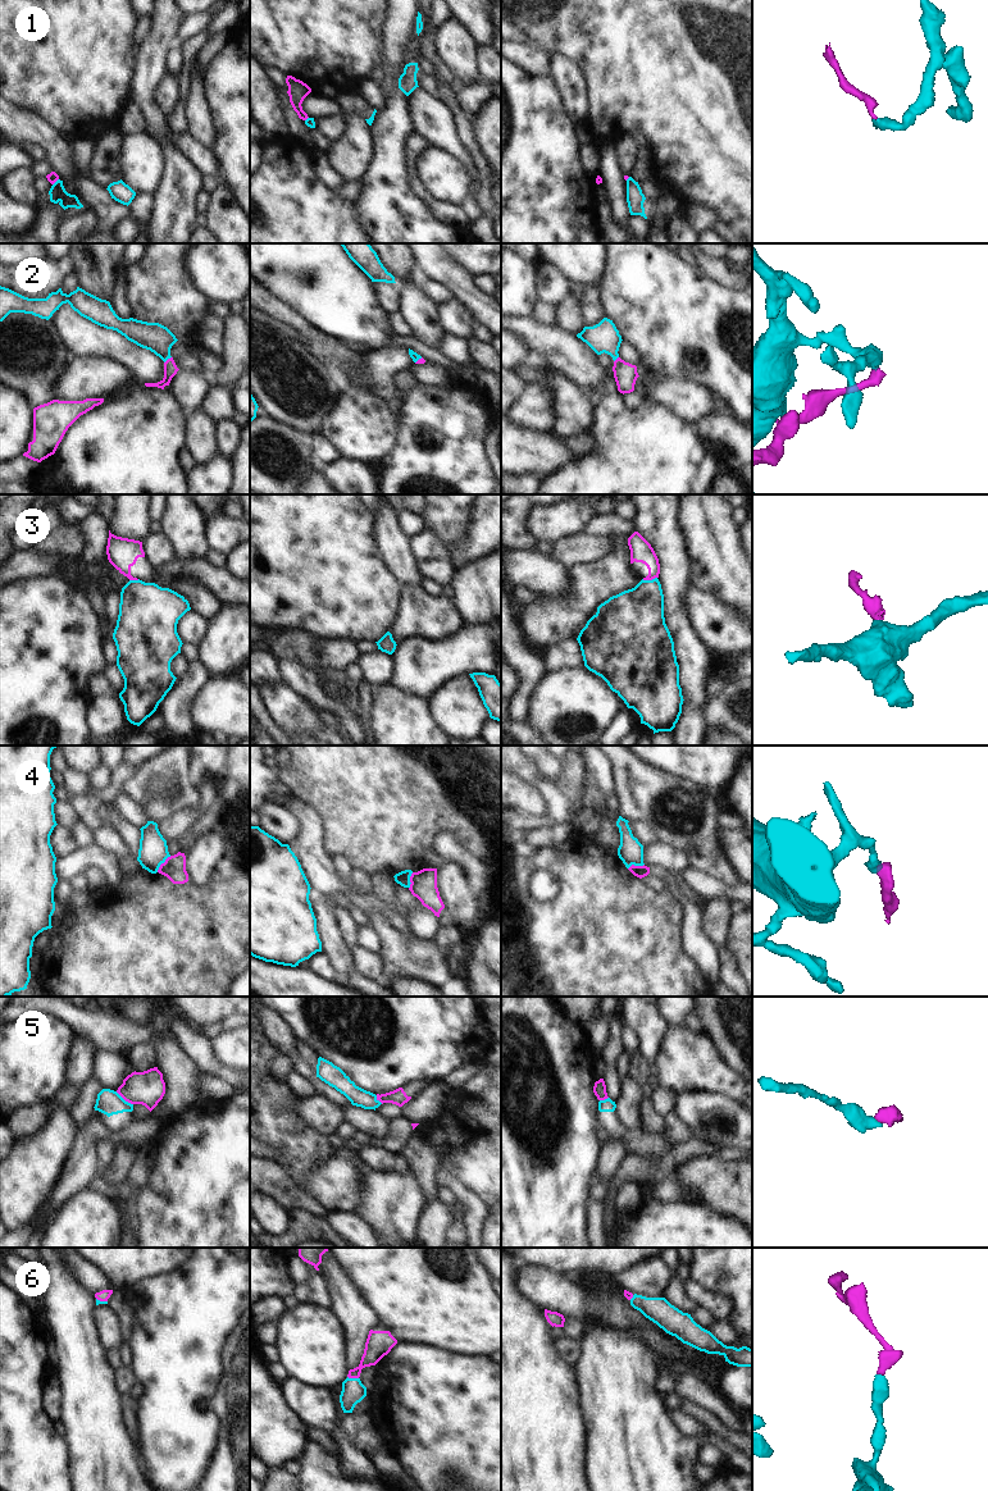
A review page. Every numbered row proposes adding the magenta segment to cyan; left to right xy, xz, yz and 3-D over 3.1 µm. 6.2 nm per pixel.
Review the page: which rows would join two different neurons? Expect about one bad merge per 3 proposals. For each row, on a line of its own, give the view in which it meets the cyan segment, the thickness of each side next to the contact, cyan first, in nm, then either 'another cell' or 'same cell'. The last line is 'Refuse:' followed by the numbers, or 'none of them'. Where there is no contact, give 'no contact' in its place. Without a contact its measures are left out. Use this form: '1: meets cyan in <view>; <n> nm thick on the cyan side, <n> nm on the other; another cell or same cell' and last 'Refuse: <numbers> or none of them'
1: meets cyan in xy; 100 nm thick on the cyan side, 70 nm on the other; another cell
2: meets cyan in xy; 180 nm thick on the cyan side, 90 nm on the other; same cell
3: meets cyan in yz; 360 nm thick on the cyan side, 140 nm on the other; another cell
4: meets cyan in xy; 180 nm thick on the cyan side, 140 nm on the other; another cell
5: meets cyan in xy; 160 nm thick on the cyan side, 220 nm on the other; another cell
6: meets cyan in xz; 150 nm thick on the cyan side, 140 nm on the other; same cell
Refuse: 1, 3, 4, 5

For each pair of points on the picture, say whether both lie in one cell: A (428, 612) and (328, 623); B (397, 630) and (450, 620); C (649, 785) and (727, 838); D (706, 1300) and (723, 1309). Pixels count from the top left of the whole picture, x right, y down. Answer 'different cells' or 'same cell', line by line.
A: different cells
B: same cell
C: different cells
D: same cell

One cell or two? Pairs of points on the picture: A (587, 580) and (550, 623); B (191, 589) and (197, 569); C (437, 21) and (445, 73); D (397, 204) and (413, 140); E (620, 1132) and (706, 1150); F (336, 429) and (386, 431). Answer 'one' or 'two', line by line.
A: one
B: two
C: one
D: two
E: one
F: one

